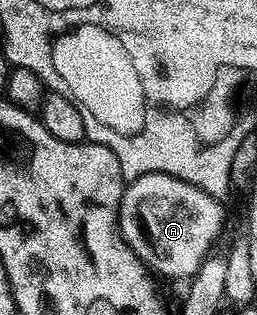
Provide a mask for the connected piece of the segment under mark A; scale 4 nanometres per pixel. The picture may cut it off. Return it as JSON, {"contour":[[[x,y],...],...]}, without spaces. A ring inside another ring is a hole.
{"contour":[[[150,172],[124,187],[119,233],[152,273],[186,281],[195,275],[223,232],[223,208],[219,204],[216,197],[181,178]]]}

